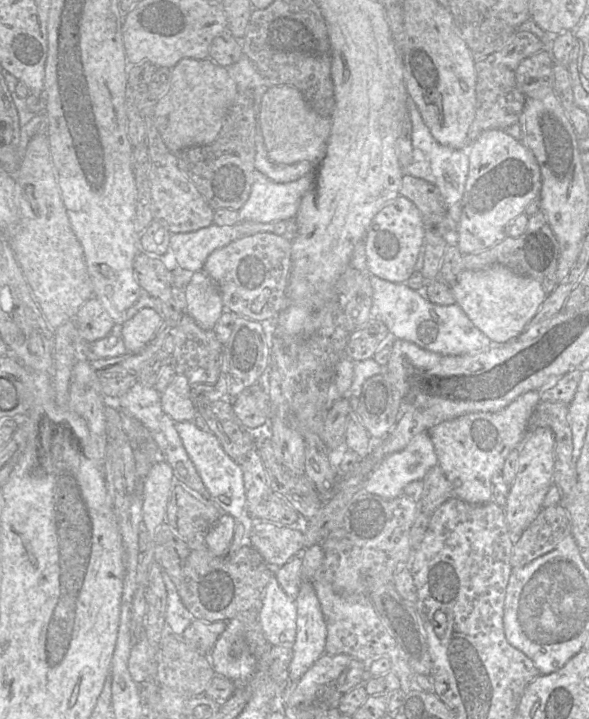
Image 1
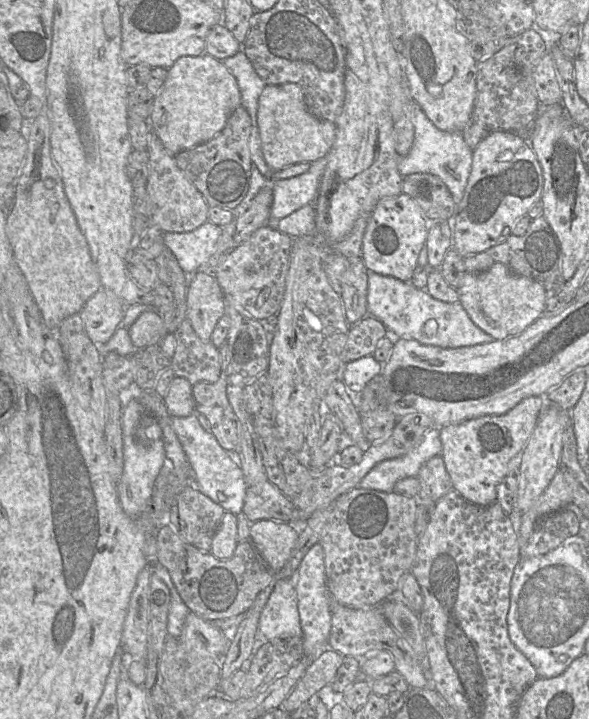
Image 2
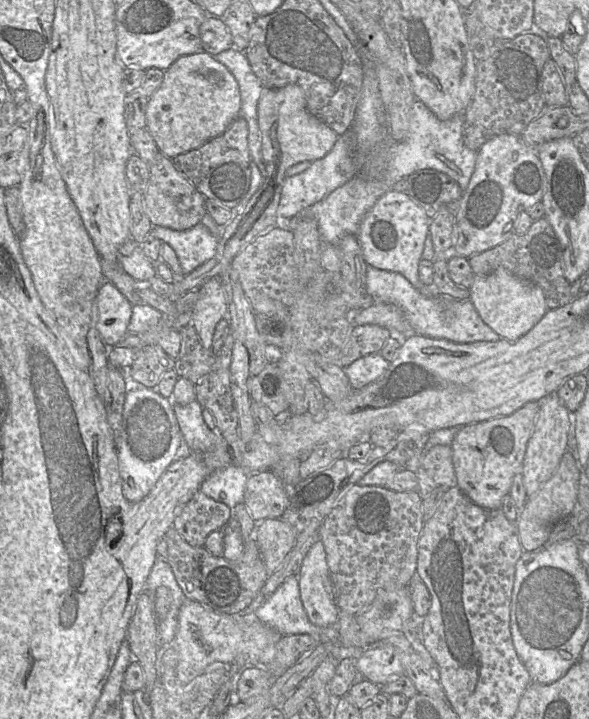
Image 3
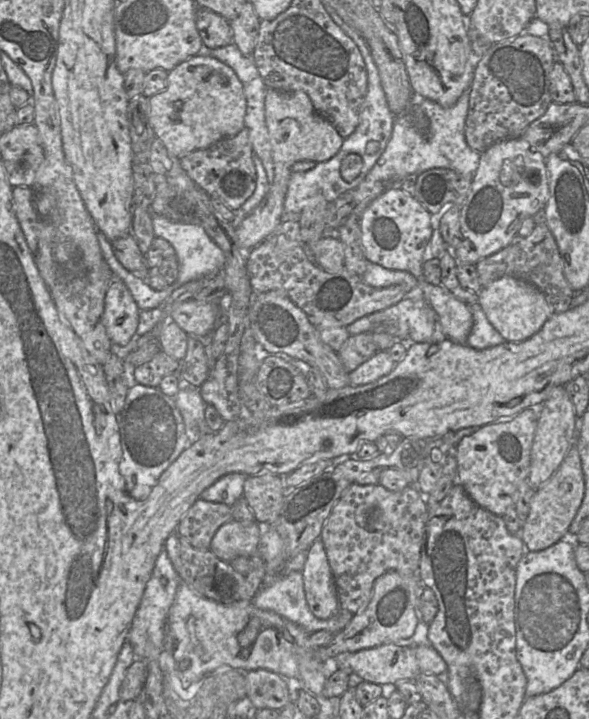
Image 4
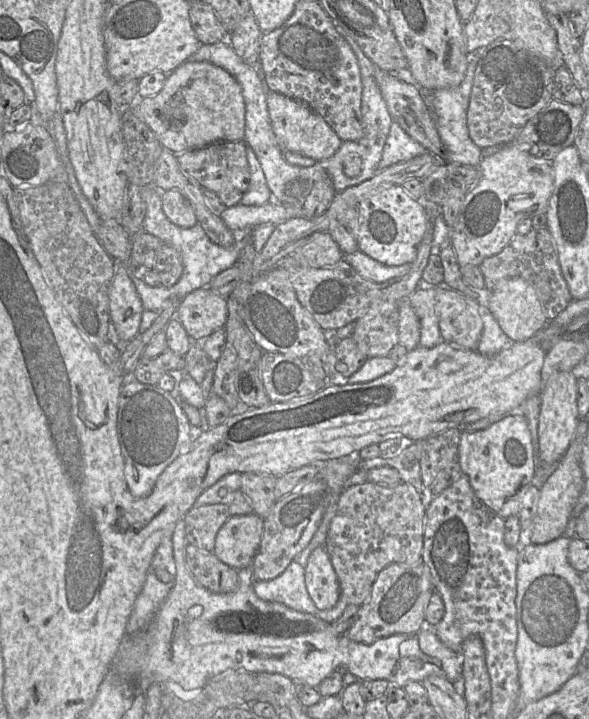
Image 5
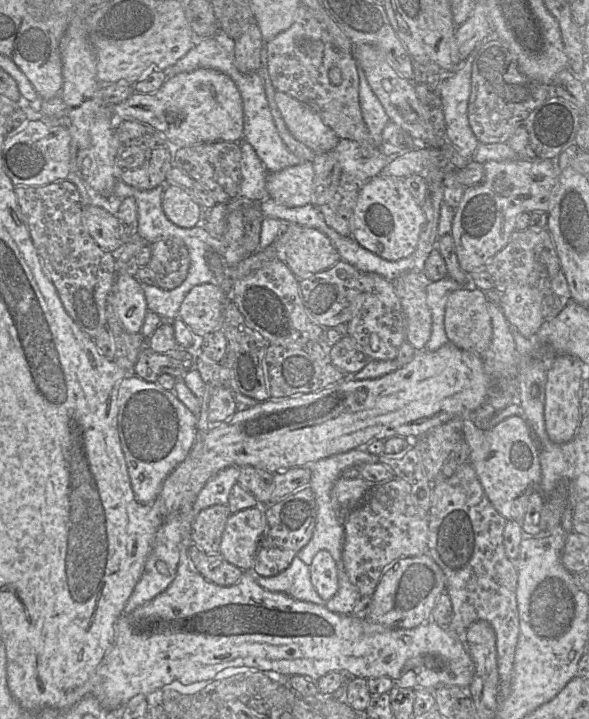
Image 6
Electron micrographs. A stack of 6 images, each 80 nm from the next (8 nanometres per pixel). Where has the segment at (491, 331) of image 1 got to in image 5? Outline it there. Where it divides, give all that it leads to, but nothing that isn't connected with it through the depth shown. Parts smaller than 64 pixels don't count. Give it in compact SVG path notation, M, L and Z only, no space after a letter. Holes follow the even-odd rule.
M510 278L497 285L490 293L488 309L511 342L531 338L548 323L536 289L521 278Z

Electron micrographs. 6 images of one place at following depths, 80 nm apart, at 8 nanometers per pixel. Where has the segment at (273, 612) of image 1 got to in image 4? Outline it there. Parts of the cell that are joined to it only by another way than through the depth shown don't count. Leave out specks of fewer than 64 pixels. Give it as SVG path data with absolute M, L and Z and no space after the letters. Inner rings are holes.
M292 571L286 575L265 579L265 584L263 584L259 592L254 597L253 604L261 610L275 612L278 615L298 624L309 634L320 630L326 630L330 633L336 634L343 630L350 622L348 615L343 610L339 610L337 614L325 620L319 619L312 614L305 598L301 571Z

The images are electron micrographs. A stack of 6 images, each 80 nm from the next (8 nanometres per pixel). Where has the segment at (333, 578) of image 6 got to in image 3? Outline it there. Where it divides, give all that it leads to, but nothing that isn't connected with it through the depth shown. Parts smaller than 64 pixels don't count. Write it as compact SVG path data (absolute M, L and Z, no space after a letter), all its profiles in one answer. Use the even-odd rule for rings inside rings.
M320 538L306 554L297 577L301 601L311 623L323 628L337 623L340 611L334 600L326 552Z

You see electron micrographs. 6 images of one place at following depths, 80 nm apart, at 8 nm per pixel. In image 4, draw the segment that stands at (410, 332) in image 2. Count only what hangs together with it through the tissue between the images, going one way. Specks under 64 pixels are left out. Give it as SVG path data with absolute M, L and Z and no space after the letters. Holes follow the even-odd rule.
M367 260L362 280L376 288L403 285L410 289L406 297L422 297L416 278L407 271L387 269ZM478 303L468 304L472 313L473 325L465 344L471 348L482 350L503 343L504 338L490 324Z

